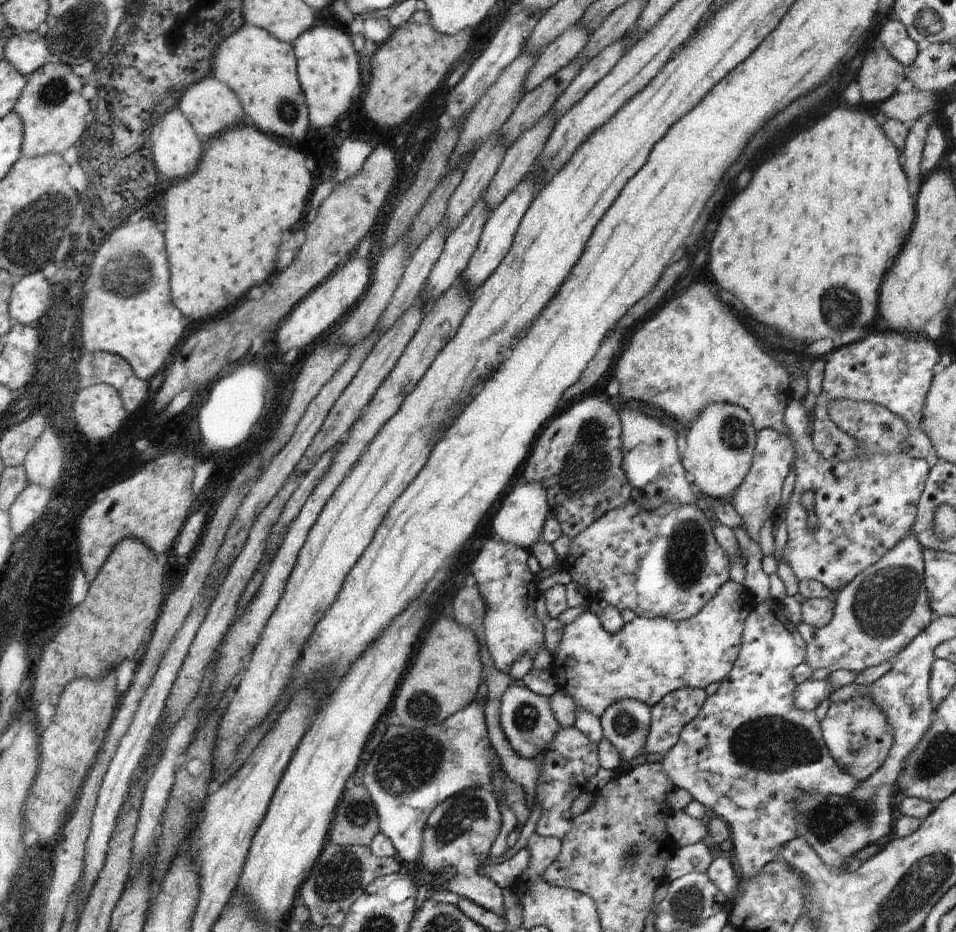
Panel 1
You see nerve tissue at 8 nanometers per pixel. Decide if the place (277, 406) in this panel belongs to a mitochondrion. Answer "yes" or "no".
no

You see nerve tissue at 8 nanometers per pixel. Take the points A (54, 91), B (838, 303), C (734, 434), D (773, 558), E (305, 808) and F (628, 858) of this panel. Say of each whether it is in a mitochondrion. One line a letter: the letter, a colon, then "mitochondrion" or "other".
A: mitochondrion
B: mitochondrion
C: mitochondrion
D: other
E: other
F: mitochondrion

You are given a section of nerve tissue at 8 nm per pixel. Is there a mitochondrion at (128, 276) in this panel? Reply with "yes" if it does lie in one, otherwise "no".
yes

